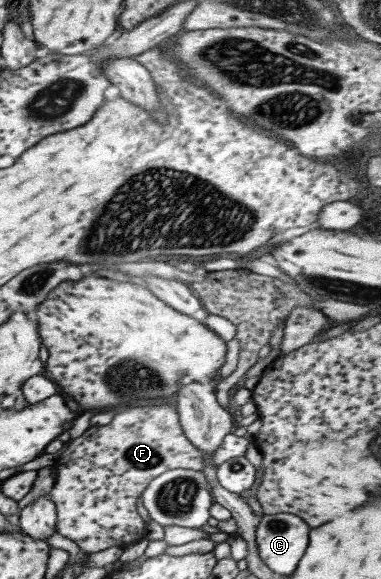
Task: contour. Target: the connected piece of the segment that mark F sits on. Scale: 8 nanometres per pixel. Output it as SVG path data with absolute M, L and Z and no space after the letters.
M174 404L131 407L115 414L109 424L87 428L69 442L66 450L55 460L54 484L47 493L55 505L55 531L73 541L82 552L99 552L117 546L124 548L146 536L146 526L135 509L135 502L150 480L167 470L184 468L199 471L203 468L204 452L187 440L178 424Z

